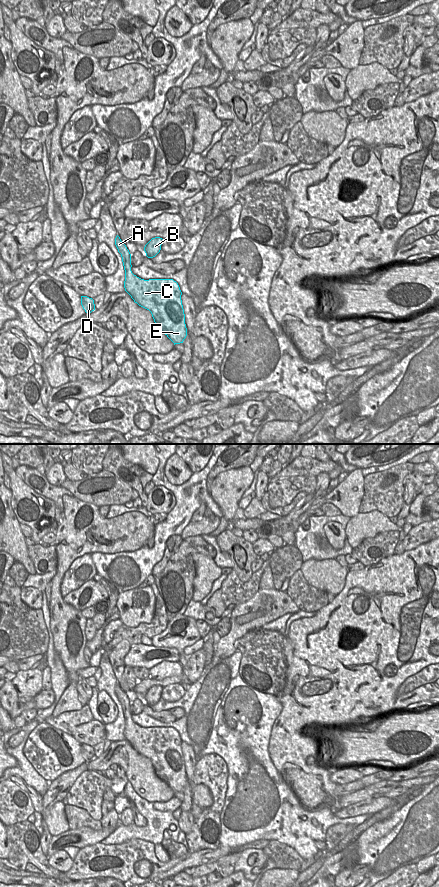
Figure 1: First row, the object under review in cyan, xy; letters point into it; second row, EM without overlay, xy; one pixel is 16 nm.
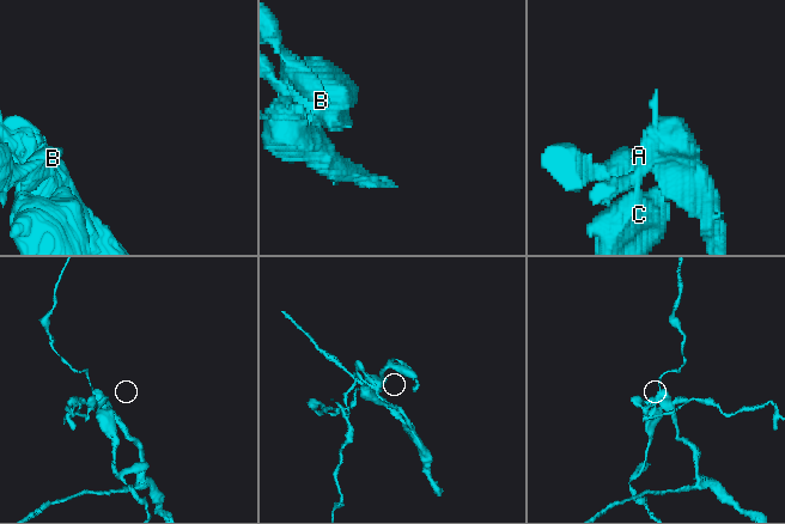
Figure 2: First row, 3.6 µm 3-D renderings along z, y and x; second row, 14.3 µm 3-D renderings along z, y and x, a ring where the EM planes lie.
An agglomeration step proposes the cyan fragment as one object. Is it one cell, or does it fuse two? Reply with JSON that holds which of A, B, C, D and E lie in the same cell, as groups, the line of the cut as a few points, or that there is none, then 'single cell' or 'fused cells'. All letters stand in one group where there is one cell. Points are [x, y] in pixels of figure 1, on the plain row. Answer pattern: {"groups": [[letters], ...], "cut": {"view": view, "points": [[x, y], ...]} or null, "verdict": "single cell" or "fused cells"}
{"groups": [["A", "B", "D"], ["C", "E"]], "cut": {"view": "xy", "points": [[127, 709], [125, 718]]}, "verdict": "fused cells"}

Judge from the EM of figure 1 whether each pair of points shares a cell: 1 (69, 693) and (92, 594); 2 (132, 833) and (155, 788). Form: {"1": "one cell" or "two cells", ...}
{"1": "two cells", "2": "two cells"}

